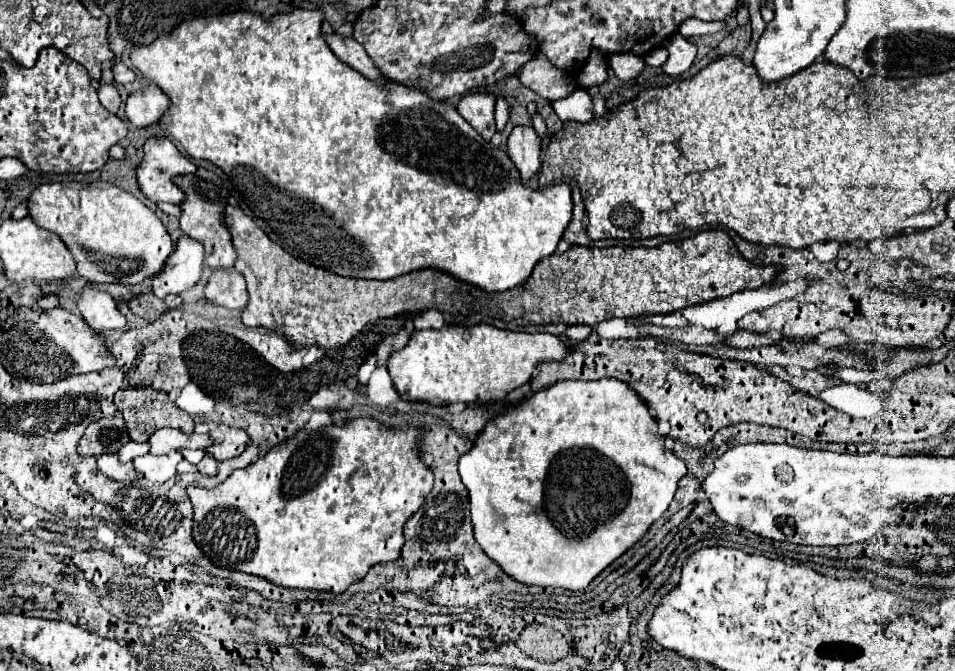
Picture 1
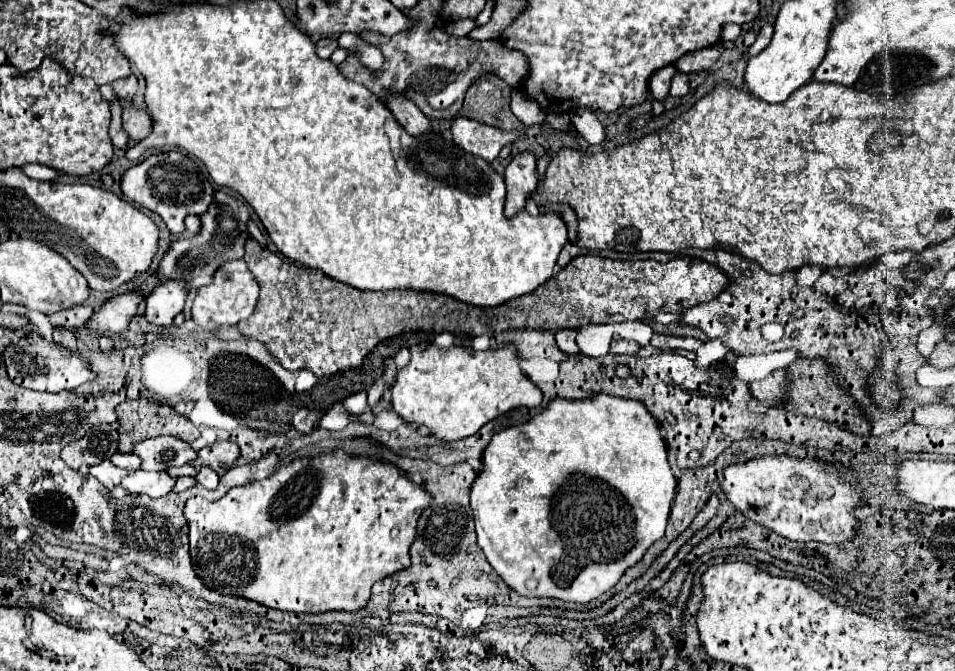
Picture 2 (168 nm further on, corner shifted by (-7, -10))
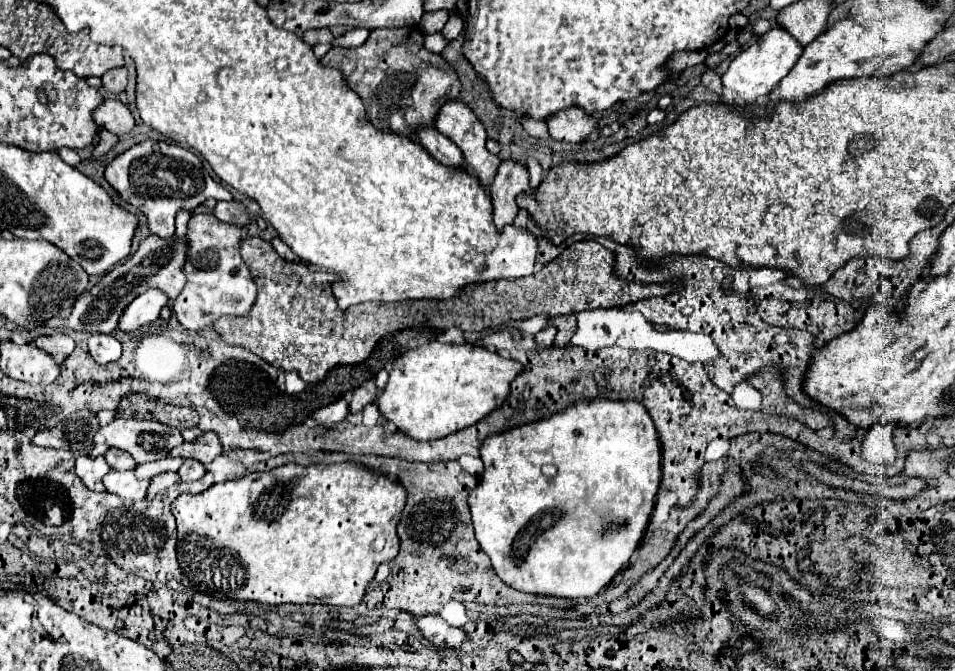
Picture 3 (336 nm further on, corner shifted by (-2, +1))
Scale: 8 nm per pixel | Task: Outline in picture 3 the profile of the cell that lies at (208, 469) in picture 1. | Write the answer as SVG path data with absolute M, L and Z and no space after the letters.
M185 460L183 466L179 468L179 476L181 482L193 482L193 480L201 480L205 476L205 464L197 462L197 460Z

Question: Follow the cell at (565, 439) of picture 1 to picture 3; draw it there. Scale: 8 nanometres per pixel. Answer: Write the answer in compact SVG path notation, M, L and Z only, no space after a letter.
M597 398L597 400L583 400L581 404L571 404L569 408L549 418L511 428L509 432L499 432L497 436L489 436L489 440L485 440L485 444L481 446L481 460L485 464L485 470L477 480L477 486L469 494L469 508L473 516L477 542L487 552L497 576L505 584L521 592L547 594L547 596L557 596L557 598L591 598L615 578L615 574L629 562L629 558L637 550L647 530L651 512L655 508L657 490L661 484L661 450L659 450L657 430L649 412L637 400L617 402L609 398Z

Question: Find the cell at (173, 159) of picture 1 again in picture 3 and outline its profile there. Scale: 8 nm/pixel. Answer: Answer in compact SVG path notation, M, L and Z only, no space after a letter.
M145 140L129 148L127 152L119 154L107 168L105 180L121 194L121 198L133 204L147 216L151 234L159 238L171 238L175 232L175 214L185 208L193 210L207 198L215 200L231 200L231 192L225 190L219 182L215 182L205 166L203 160L177 144L167 144L163 140Z

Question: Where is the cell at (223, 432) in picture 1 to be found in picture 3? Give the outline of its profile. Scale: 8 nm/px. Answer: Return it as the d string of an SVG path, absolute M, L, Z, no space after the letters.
M205 432L193 442L183 442L181 446L173 448L169 456L183 456L183 458L195 458L203 464L211 464L219 454L223 452L221 440L215 432Z

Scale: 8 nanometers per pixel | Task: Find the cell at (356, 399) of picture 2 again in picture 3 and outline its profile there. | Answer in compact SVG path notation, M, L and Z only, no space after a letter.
M341 398L341 400L335 400L333 404L329 404L329 406L325 406L325 408L319 408L313 416L317 418L317 422L319 422L321 426L331 428L331 426L343 422L347 414L349 414L349 402L347 402L345 398Z

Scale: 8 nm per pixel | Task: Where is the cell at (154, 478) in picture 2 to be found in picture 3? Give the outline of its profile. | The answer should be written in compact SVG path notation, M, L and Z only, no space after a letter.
M111 470L105 480L103 480L107 492L113 492L121 498L131 498L131 500L141 500L145 498L145 492L149 488L149 480L141 480L135 476L135 470L125 470L117 472Z

